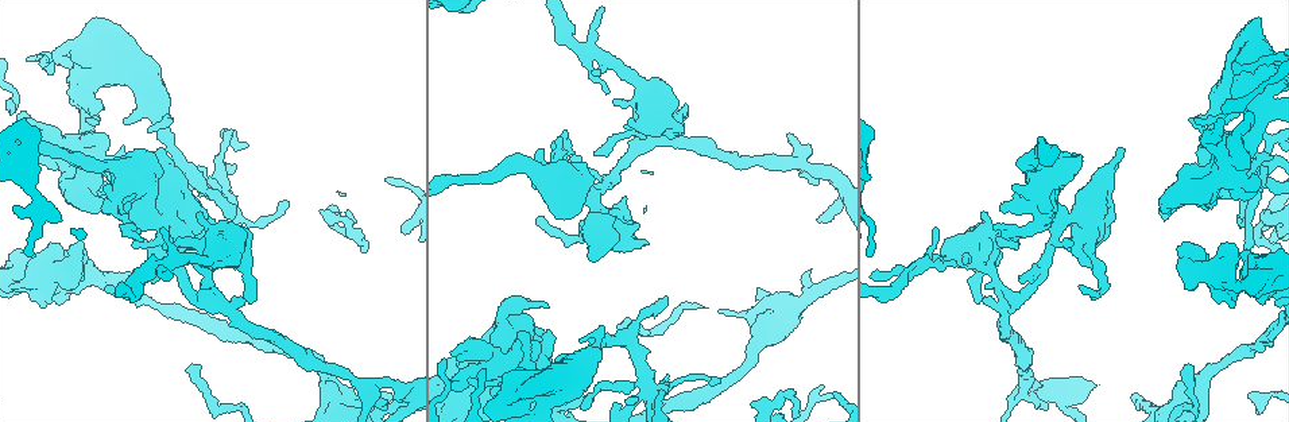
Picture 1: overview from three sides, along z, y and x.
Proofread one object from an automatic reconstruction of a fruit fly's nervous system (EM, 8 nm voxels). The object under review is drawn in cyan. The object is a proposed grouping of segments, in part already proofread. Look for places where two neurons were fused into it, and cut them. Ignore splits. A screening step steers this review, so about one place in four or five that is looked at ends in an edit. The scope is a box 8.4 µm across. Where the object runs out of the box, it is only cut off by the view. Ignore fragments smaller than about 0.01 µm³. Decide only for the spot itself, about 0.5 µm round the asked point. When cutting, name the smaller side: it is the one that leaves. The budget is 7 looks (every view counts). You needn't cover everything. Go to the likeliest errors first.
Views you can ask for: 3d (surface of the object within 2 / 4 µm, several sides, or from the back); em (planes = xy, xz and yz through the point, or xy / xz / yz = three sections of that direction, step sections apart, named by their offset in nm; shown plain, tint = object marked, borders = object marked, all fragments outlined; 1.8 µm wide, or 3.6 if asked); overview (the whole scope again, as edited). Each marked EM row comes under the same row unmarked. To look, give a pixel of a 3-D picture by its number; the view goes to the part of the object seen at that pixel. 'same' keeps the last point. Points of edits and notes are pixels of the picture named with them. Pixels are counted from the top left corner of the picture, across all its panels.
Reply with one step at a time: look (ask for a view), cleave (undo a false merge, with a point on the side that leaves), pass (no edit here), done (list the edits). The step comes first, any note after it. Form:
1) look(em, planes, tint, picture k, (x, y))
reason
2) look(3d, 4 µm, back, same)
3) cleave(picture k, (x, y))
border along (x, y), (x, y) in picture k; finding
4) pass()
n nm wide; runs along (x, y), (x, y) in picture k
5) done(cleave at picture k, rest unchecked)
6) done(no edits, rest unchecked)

look(3d, 2 µm, picture 1, (221, 190))
four or more arms meet

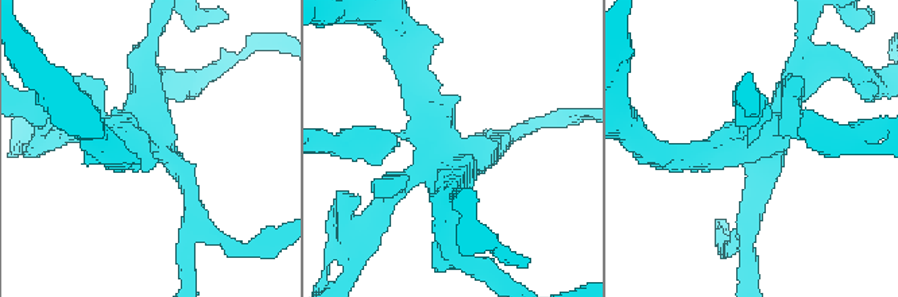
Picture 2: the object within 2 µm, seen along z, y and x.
look(em, planes, tint, picture 2, (145, 144))

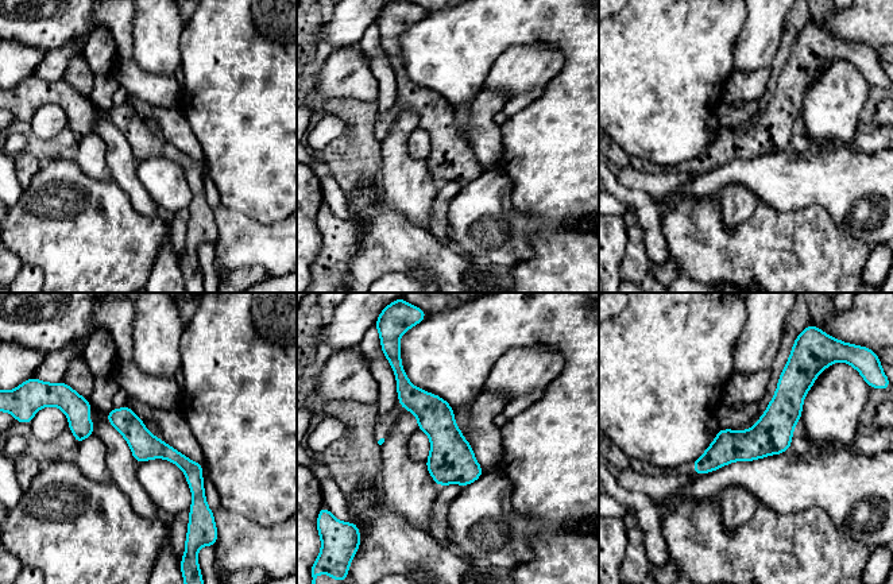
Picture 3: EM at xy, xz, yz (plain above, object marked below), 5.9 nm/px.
pass()
runs along (792, 375), (785, 409), (696, 471) in picture 3; continuous, no second neuron

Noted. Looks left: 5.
look(3d, 2 µm, picture 1, (795, 166))
three-way junction

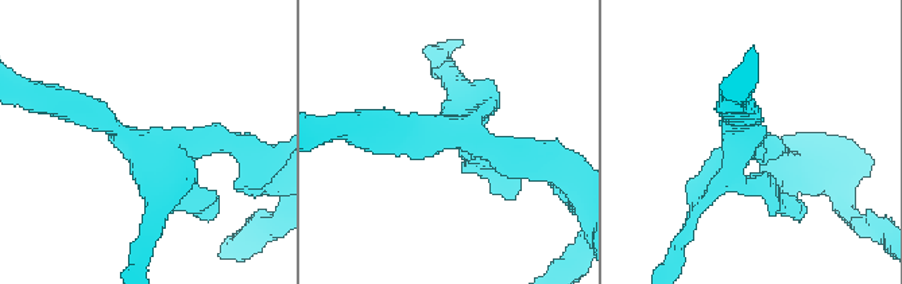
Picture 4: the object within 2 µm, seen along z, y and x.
look(em, xy, step 4, tint, picture 4, (142, 146))

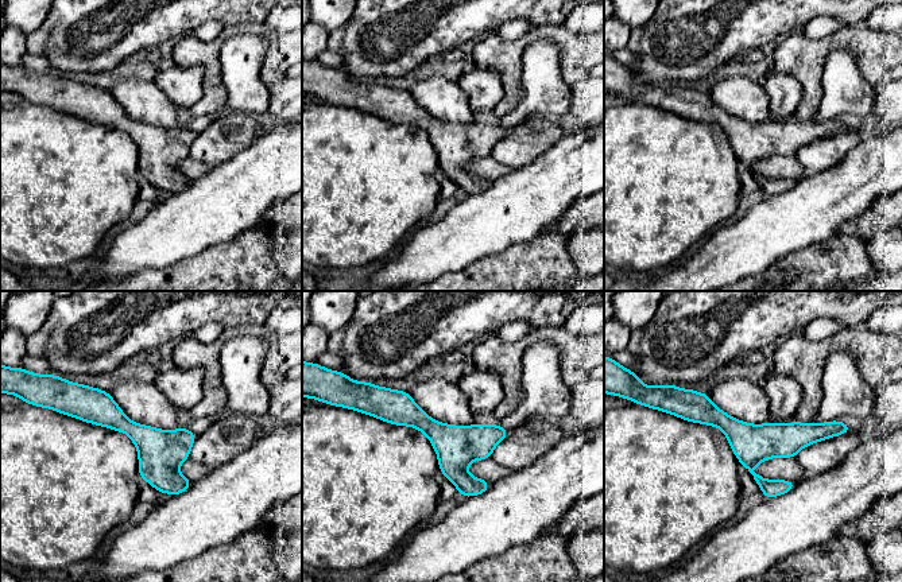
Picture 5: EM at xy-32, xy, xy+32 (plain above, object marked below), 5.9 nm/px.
look(em, xz, step 8, tint, same)
cut it another way

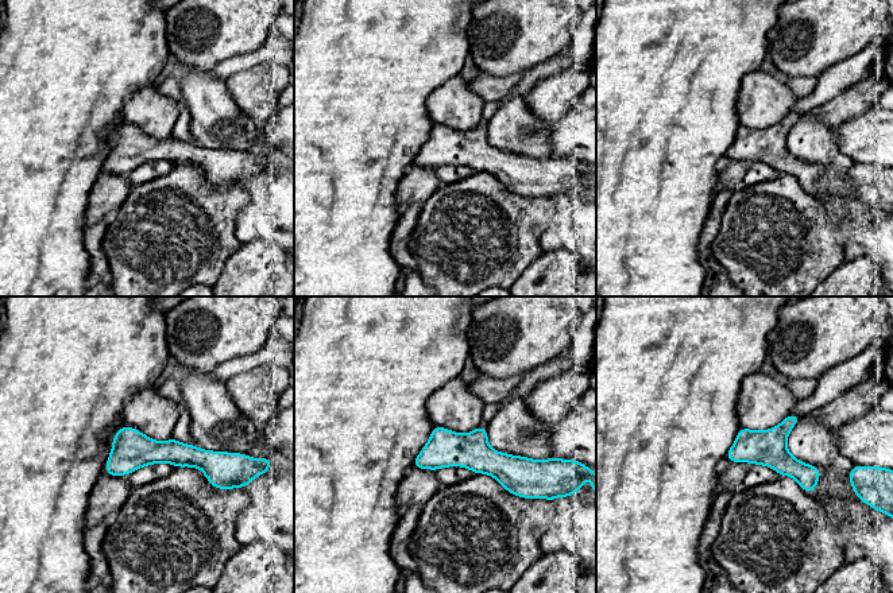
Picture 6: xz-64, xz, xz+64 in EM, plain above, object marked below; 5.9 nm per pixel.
pass()
runs along (223, 458), (130, 453), (108, 469) in picture 6; continuous, no second neuron

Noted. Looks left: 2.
look(em, planes, tint, picture 1, (974, 259))
arms run side by side

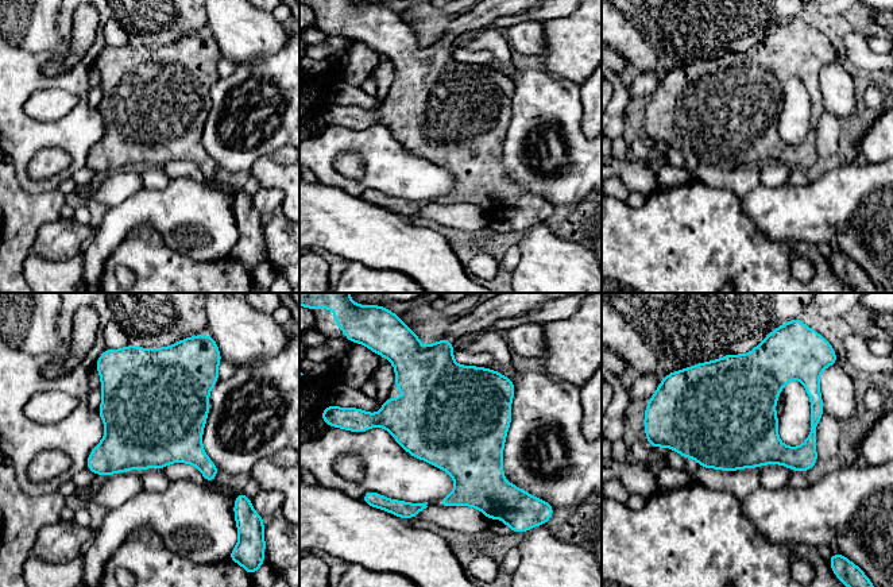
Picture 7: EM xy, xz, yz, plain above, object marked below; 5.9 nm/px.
pass()
one neuron here

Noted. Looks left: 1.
done(no edits, rest unchecked)

